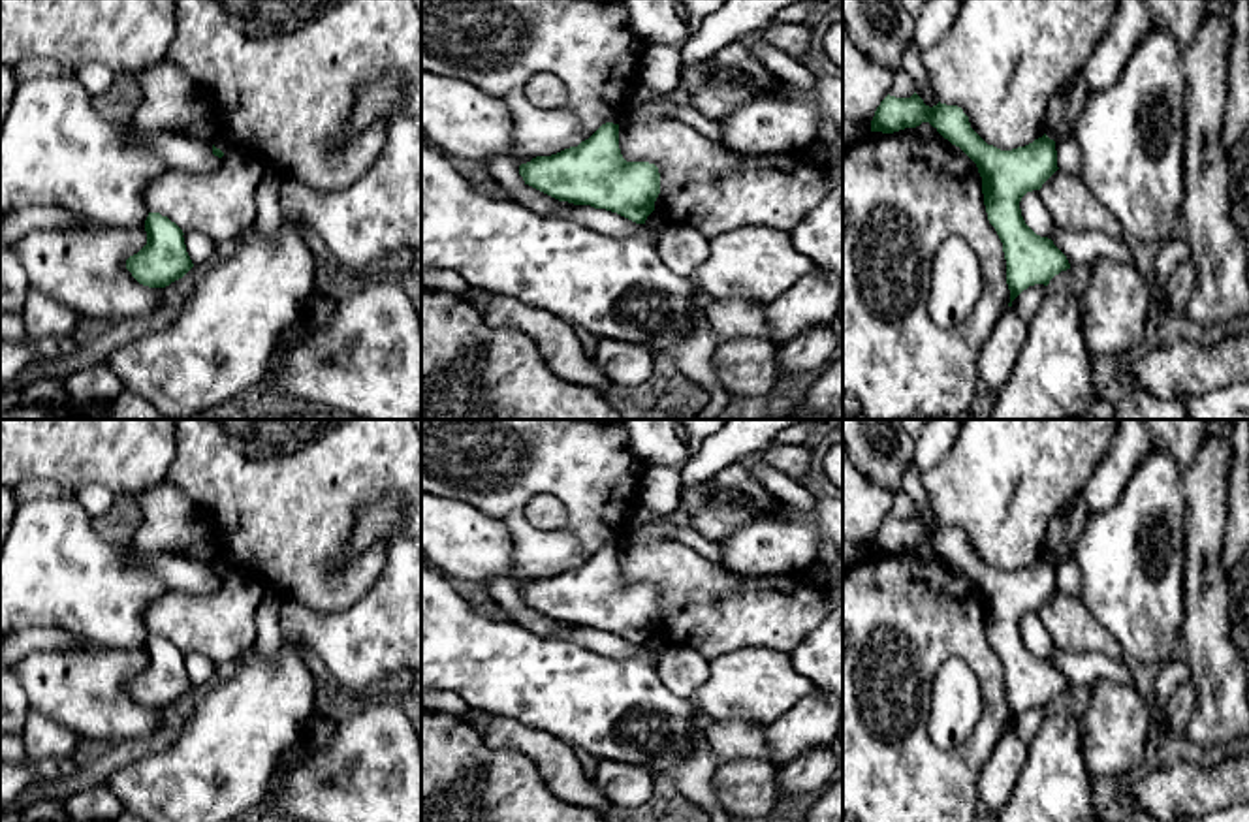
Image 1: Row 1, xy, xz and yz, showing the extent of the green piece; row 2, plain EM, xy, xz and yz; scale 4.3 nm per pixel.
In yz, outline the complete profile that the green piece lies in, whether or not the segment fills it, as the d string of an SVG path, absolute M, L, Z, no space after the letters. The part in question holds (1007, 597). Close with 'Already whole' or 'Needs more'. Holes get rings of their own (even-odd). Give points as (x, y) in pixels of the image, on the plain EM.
M914 514L910 519L886 517L875 532L871 553L893 555L905 549L916 549L929 544L944 561L959 568L978 589L982 598L982 615L989 645L995 649L1006 681L1006 705L1010 724L1029 707L1044 705L1070 690L1067 677L1053 666L1051 660L1036 656L1023 641L1020 623L1027 613L1040 611L1042 606L1059 591L1055 562L1046 555L1025 568L1001 572L988 566L969 544L969 538L957 527L937 525L925 527Z. Already whole

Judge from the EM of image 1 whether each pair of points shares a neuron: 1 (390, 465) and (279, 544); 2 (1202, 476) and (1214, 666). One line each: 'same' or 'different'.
1: same
2: same

